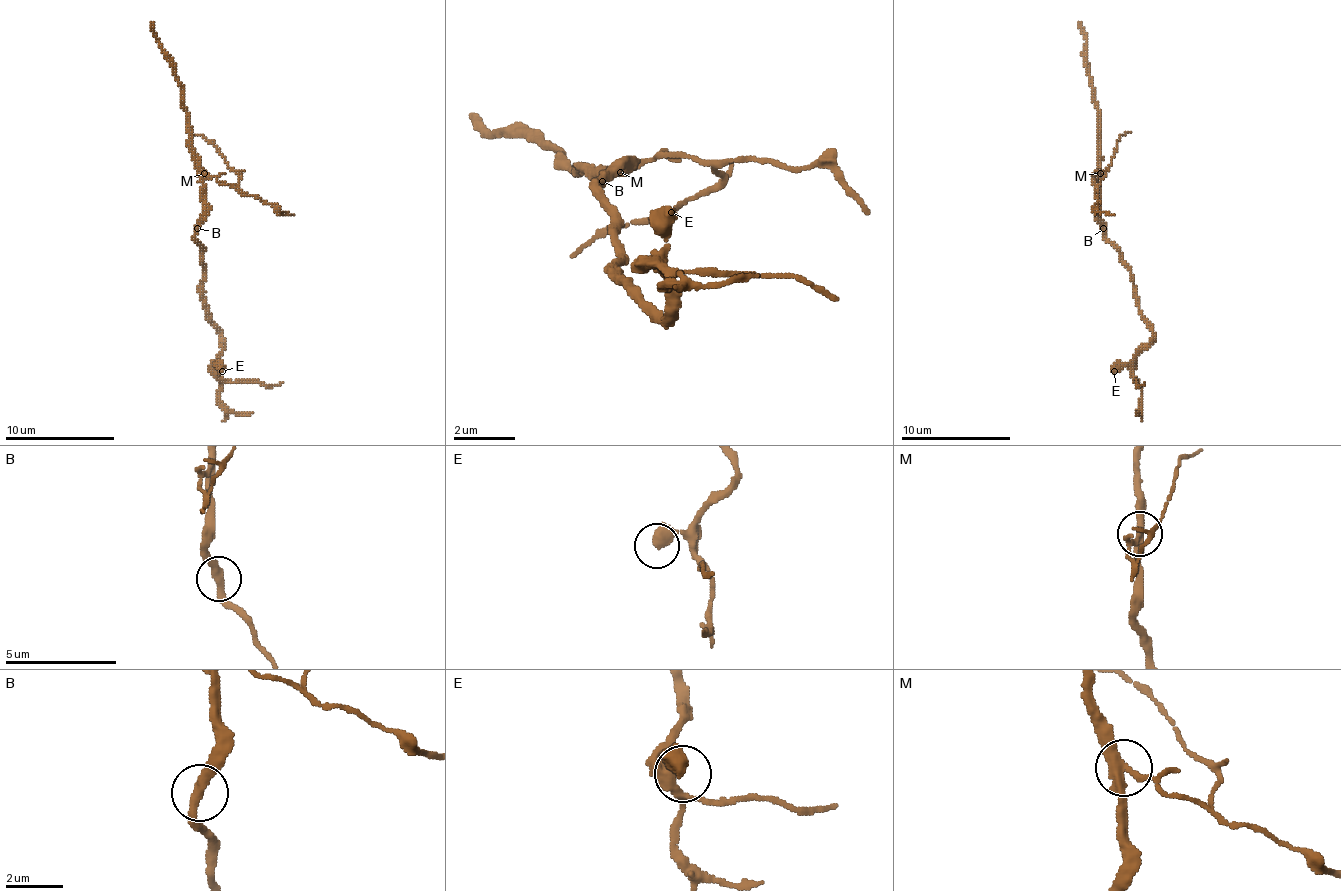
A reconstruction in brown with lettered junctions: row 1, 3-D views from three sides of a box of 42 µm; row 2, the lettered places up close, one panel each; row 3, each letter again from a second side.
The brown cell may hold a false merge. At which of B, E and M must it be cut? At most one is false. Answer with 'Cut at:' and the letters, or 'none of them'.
Cut at: M

